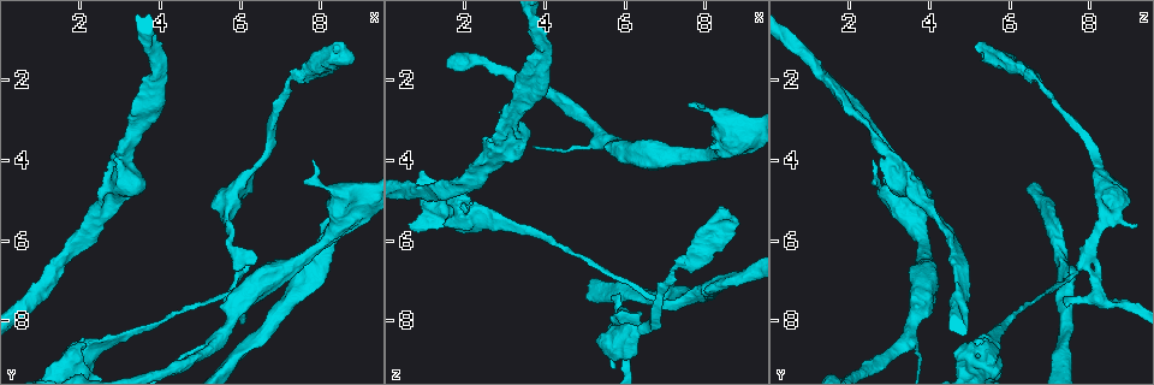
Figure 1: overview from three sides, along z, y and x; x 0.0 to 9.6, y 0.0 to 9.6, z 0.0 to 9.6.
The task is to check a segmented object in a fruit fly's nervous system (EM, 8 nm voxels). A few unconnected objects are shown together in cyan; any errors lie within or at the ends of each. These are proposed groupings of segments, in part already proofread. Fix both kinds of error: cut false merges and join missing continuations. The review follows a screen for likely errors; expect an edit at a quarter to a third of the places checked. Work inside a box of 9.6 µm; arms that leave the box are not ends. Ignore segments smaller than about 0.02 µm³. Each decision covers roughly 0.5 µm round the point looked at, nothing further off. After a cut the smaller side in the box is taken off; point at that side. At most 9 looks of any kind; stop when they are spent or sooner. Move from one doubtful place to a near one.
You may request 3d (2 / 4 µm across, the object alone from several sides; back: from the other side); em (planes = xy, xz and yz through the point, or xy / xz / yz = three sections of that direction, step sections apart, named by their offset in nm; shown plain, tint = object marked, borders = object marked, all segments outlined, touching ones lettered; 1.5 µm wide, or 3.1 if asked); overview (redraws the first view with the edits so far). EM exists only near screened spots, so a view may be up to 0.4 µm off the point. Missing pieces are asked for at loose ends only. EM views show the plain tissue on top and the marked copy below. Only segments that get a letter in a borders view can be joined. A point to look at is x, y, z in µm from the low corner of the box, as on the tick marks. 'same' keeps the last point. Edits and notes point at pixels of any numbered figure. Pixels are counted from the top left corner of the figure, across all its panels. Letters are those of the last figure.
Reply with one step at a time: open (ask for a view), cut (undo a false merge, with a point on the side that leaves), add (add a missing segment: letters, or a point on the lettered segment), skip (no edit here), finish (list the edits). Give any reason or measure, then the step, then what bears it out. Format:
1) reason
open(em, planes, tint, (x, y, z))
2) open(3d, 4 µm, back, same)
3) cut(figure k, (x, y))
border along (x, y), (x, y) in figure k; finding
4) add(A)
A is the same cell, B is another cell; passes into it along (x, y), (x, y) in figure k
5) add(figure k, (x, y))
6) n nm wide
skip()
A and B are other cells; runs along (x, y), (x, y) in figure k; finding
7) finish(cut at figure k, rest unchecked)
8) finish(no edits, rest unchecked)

open(em, yz, step 4, borders, (8.25, 1.40, 5.60))

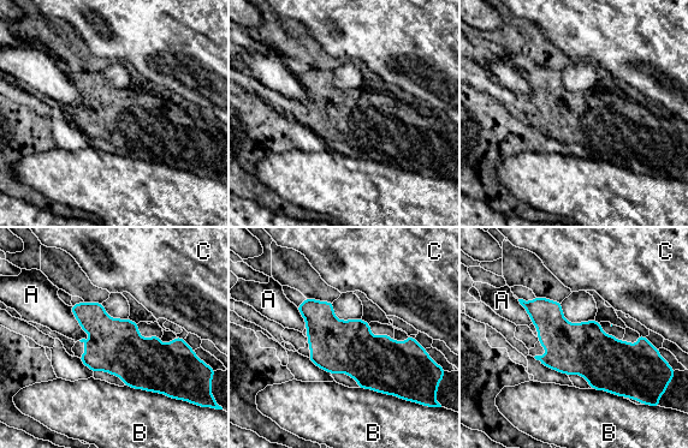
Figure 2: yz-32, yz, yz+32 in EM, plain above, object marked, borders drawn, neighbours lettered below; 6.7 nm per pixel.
open(em, planes, borders, same)

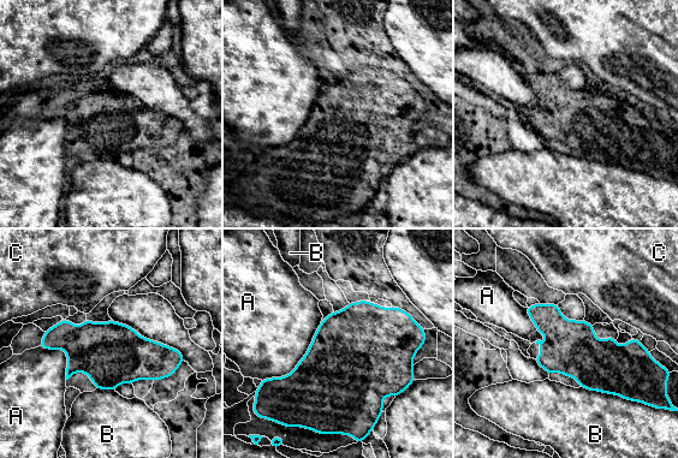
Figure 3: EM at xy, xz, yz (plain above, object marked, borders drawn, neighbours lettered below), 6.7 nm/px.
360 nm wide
skip()
A, B and C are other cells; border along (321, 322), (298, 363), (265, 379) in figure 3; continuous, no second neuron

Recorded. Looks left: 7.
thin end
open(em, yz, step 8, tint, (7.80, 4.05, 2.60))

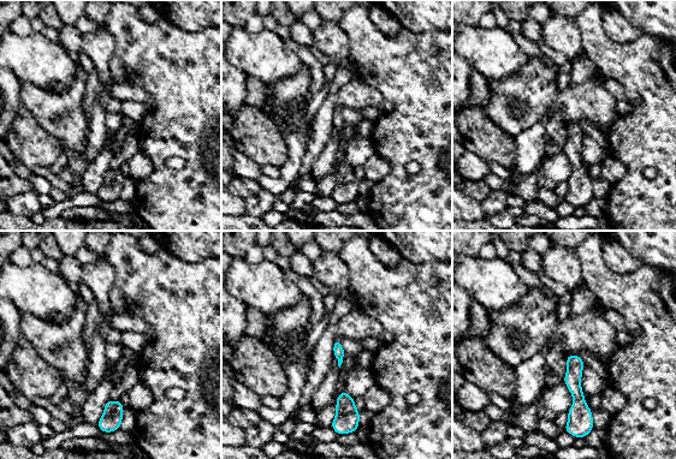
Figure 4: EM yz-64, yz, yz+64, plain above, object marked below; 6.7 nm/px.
cut it another way
open(em, planes, borders, same)

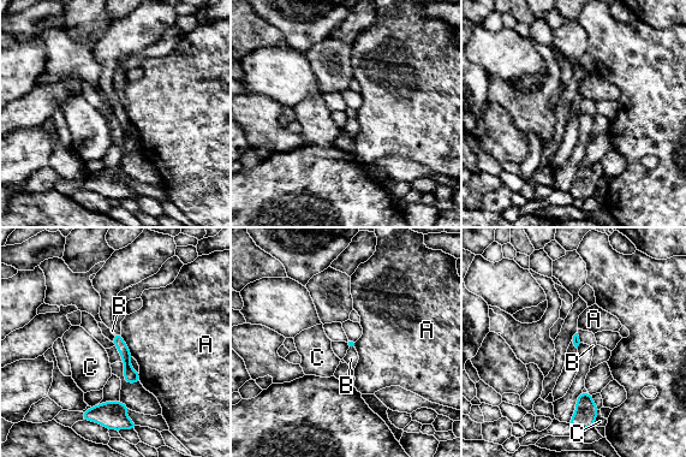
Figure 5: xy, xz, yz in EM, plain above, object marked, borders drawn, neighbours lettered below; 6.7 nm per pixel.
skip()
A, B and C are other cells; border along (349, 348), (355, 349) in figure 5; none of them fits

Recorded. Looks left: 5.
branch point
open(em, xz, step 4, tint, (7.40, 6.95, 7.50))

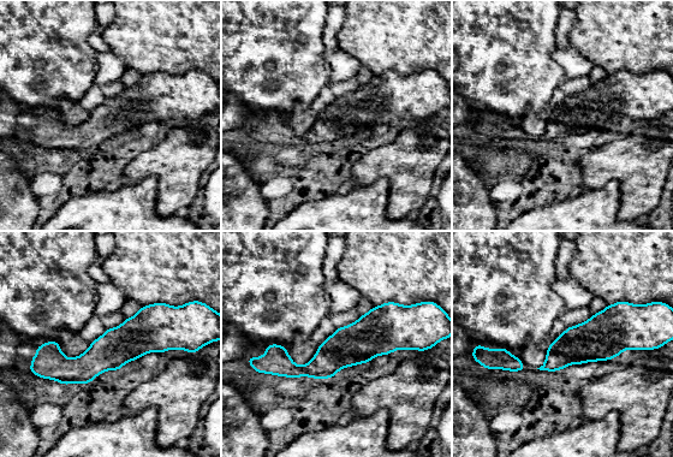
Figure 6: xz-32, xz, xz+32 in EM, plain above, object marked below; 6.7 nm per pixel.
open(em, planes, tint, same)

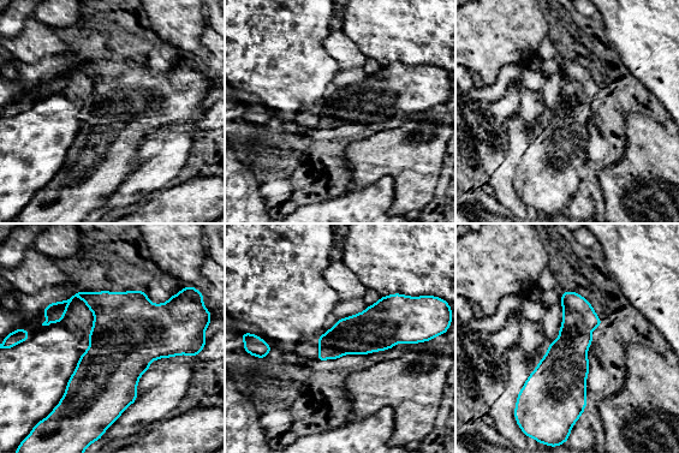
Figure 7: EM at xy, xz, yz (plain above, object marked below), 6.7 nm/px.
what lies round it
open(em, planes, borders, same)

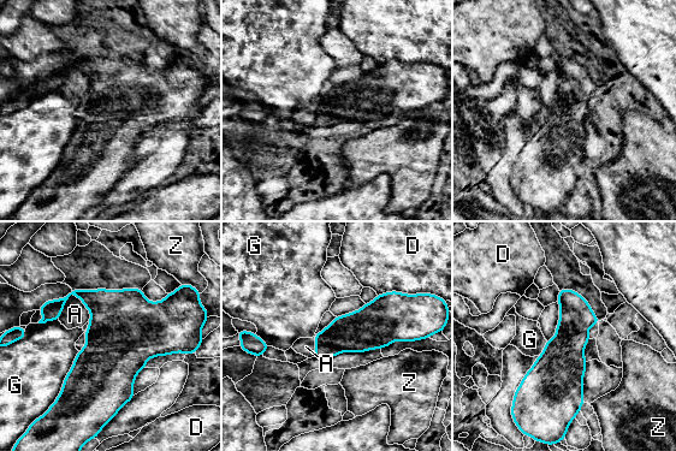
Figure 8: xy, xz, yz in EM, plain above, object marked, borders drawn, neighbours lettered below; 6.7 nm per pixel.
280 nm wide; G touches over 380 nm
skip()
A, D, G and Z are other cells; one neuron here

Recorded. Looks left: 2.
branch stops here
open(3d, 2 µm, (5.75, 5.05, 9.00))

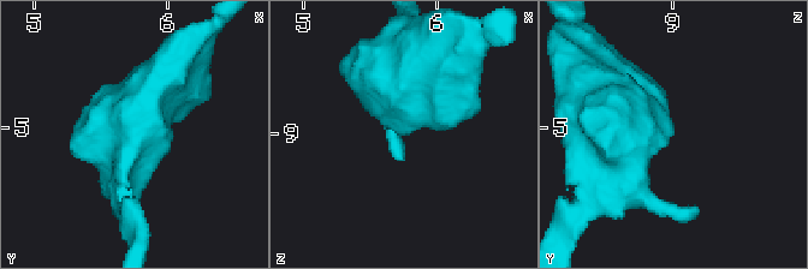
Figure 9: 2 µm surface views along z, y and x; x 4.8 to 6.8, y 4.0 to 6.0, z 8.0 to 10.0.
open(em, planes, borders, (5.74, 5.06, 9.00))

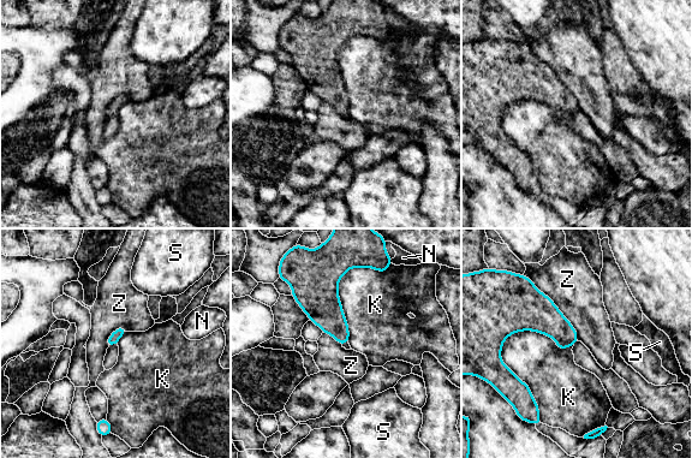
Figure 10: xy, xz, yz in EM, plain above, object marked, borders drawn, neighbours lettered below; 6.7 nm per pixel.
skip()
K, N, S and Z are other cells; border along (523, 329), (501, 361), (541, 418) in figure 10; no lettered segment goes on from it

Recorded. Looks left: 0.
finish(no edits, rest unchecked)

